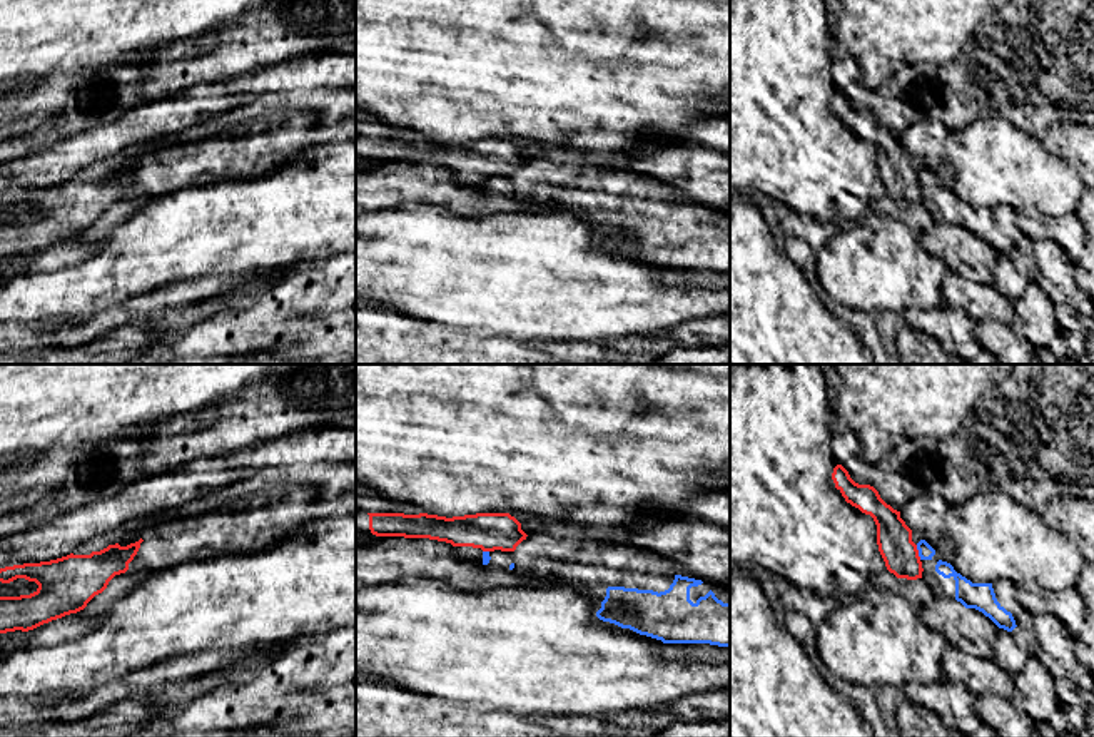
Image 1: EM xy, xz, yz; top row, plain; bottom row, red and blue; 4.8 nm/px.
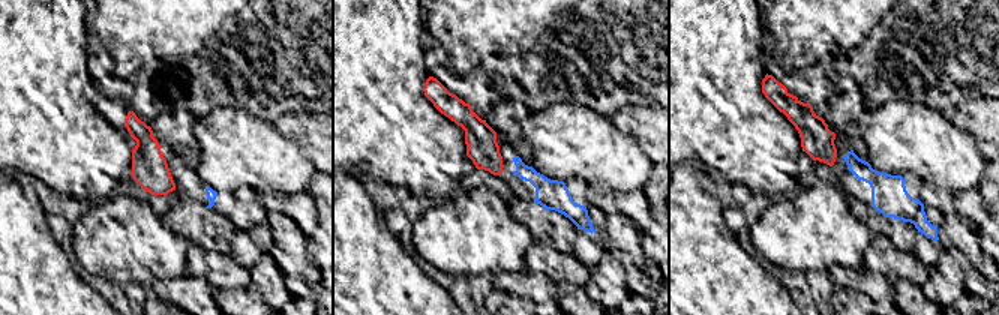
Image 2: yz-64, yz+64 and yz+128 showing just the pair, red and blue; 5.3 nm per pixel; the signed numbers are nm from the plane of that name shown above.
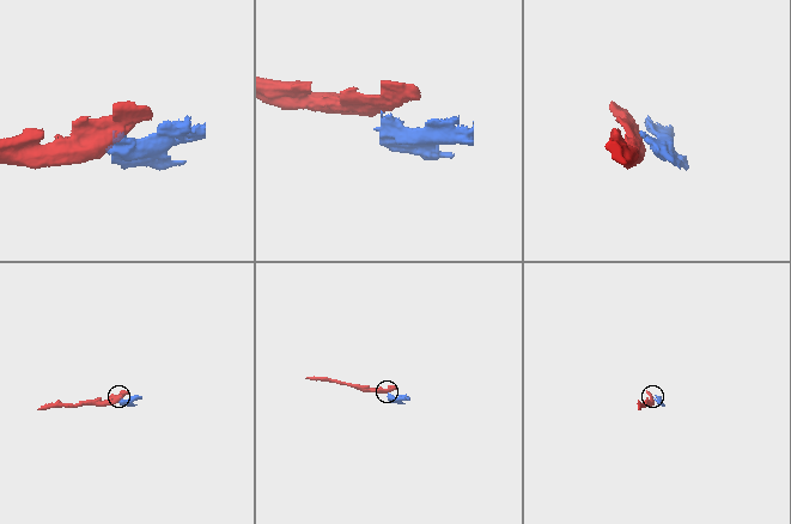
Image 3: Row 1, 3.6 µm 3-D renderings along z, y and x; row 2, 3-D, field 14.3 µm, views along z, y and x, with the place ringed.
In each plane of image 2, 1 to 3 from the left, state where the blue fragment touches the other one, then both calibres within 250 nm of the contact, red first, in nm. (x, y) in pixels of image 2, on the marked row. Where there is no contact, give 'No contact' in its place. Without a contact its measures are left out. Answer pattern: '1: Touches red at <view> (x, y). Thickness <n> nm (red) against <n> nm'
1: No contact
2: No contact
3: No contact

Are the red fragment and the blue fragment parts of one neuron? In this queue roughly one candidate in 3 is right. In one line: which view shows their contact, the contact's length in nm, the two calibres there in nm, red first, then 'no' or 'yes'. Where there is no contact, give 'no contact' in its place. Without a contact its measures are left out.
yz | 80 nm | 170/80 nm | no

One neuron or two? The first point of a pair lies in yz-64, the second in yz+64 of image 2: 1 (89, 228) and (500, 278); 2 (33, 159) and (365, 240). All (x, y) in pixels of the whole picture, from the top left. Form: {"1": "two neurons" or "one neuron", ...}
{"1": "two neurons", "2": "two neurons"}

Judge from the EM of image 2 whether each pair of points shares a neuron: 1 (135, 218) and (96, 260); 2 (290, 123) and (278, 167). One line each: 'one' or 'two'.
1: one
2: two

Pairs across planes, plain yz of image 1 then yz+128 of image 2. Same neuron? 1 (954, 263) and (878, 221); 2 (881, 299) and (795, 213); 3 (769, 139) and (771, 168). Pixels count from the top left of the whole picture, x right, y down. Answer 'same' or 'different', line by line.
1: same
2: same
3: same

